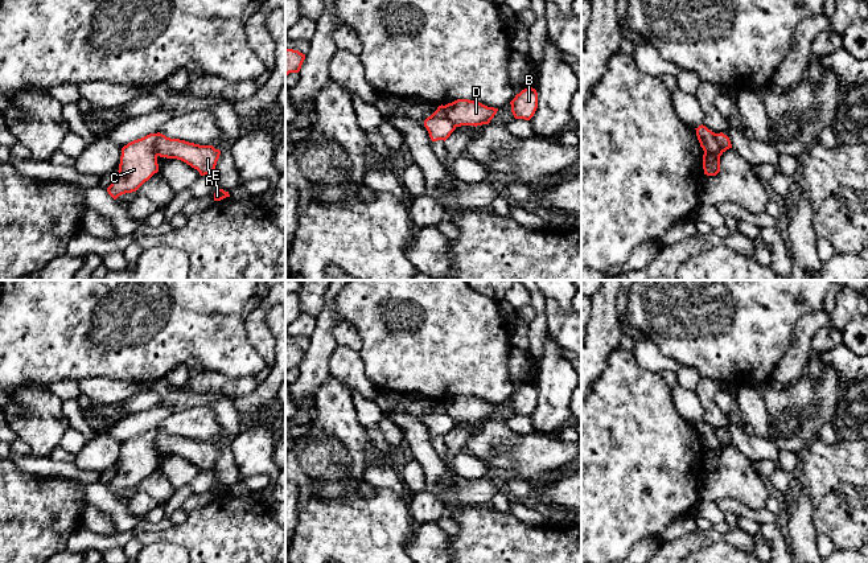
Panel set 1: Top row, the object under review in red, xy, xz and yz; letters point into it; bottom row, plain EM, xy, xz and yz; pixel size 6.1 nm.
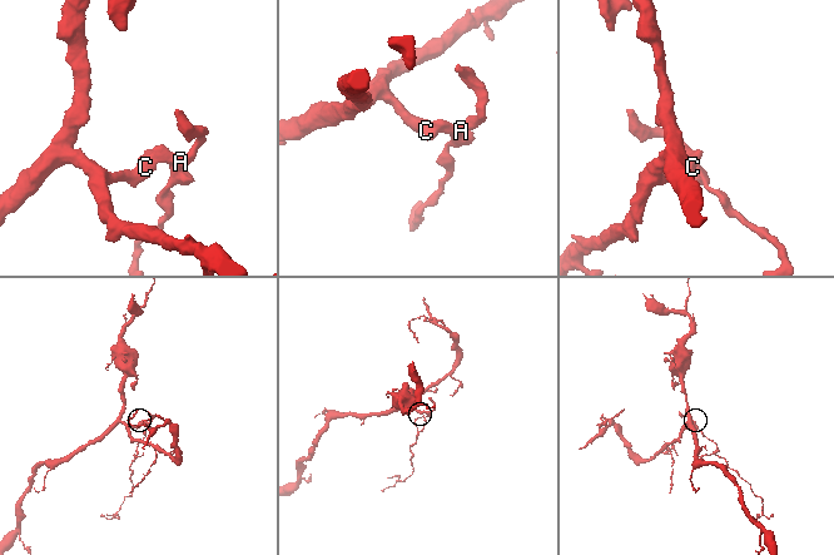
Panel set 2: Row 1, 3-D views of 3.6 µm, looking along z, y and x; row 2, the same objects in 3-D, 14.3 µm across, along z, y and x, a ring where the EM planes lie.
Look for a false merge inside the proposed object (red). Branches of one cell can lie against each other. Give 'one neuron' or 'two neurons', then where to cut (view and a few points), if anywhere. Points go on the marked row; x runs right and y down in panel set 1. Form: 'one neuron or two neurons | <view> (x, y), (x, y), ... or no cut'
two neurons | yz (718, 134), (718, 150), (715, 152), (704, 152)

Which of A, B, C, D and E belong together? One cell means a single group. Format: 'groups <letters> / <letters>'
groups A B D E / C

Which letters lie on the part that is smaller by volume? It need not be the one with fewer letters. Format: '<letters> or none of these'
A, B, D, E

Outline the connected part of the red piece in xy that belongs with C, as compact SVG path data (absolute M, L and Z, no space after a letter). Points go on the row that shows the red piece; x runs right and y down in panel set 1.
M149 133L122 148L119 170L107 188L108 194L114 200L122 194L136 192L159 172L155 144L156 133Z

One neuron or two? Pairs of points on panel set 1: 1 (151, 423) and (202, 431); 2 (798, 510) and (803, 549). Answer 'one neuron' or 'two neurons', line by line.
1: two neurons
2: one neuron

